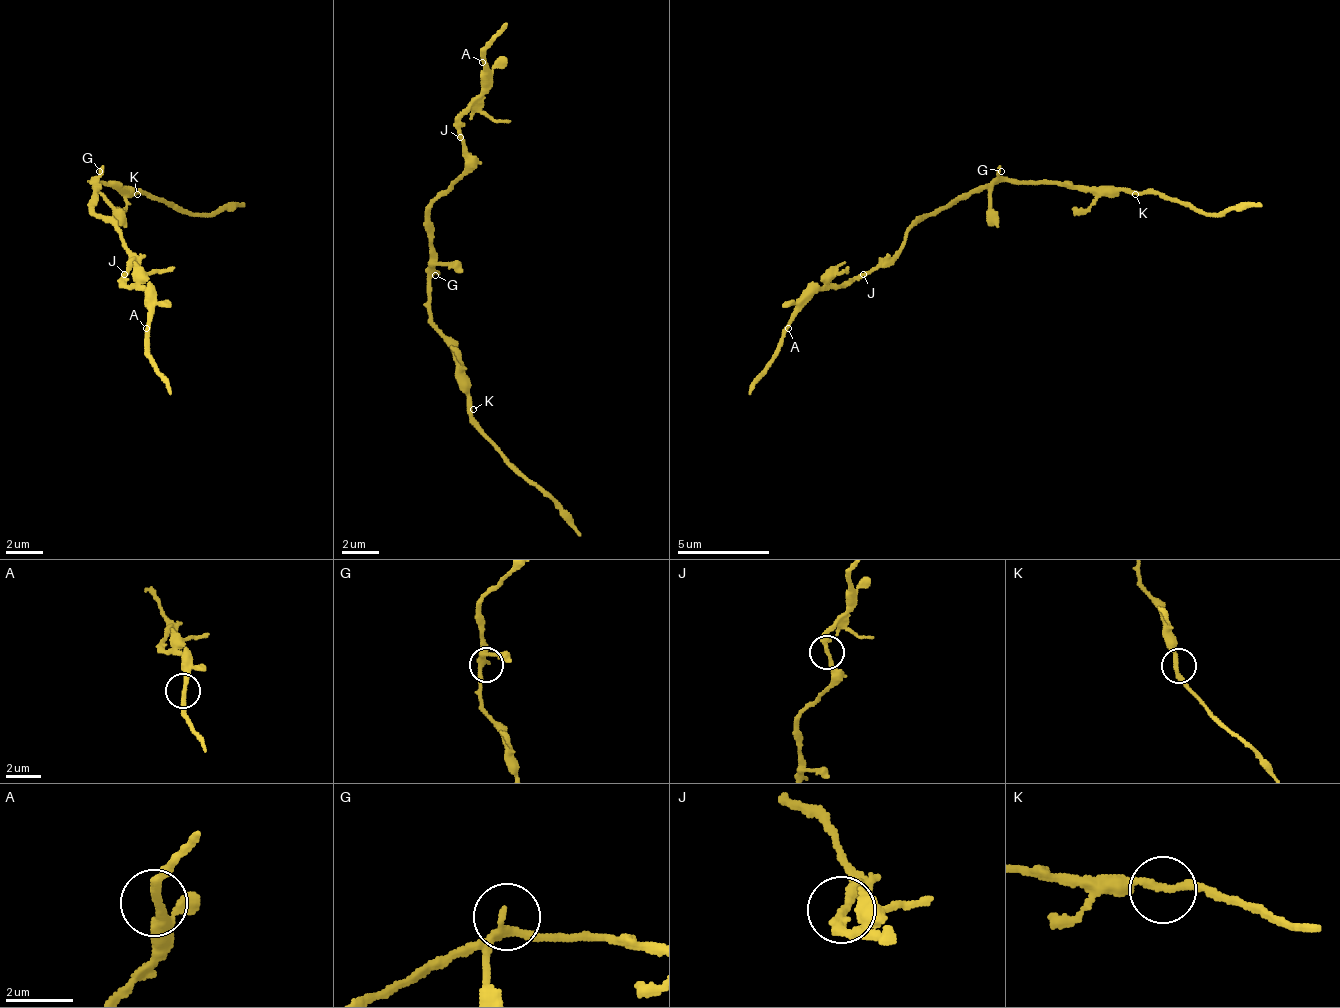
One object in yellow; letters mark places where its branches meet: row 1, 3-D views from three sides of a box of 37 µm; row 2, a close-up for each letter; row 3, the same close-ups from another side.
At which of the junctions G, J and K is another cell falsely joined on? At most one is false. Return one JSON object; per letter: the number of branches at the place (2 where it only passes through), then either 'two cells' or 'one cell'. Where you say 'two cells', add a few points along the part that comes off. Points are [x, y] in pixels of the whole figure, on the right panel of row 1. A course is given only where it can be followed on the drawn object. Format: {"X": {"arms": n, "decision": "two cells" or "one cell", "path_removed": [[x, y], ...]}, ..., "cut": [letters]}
{"G": {"arms": 2, "decision": "one cell"}, "J": {"arms": 2, "decision": "one cell"}, "K": {"arms": 2, "decision": "one cell"}, "cut": []}

